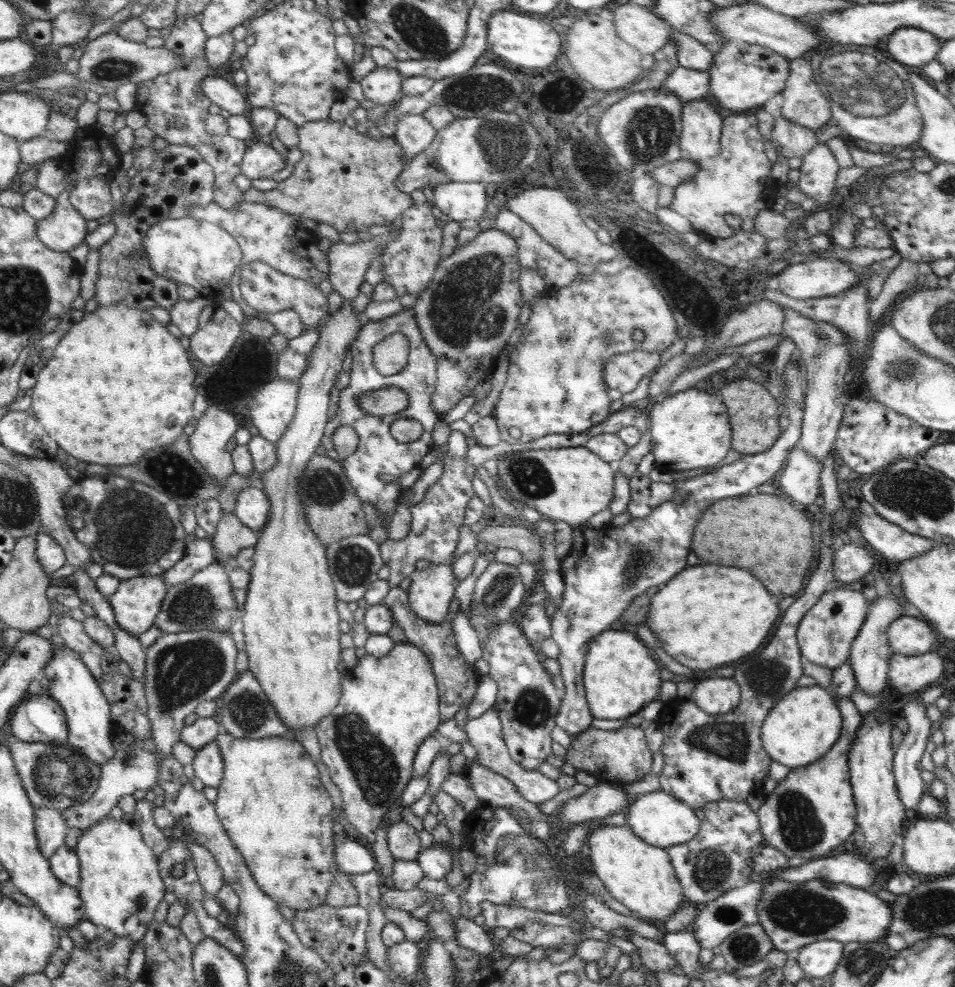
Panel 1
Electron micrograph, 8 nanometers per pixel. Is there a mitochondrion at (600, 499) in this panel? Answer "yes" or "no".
no

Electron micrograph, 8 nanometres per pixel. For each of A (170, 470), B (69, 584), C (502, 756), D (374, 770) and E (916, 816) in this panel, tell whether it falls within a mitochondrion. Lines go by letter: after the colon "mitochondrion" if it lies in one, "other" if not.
A: mitochondrion
B: other
C: other
D: mitochondrion
E: other

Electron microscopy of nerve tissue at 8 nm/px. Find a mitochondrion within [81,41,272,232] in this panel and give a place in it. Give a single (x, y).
(111, 69)

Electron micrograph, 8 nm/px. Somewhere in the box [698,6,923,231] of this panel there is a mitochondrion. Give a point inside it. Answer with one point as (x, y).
(871, 93)

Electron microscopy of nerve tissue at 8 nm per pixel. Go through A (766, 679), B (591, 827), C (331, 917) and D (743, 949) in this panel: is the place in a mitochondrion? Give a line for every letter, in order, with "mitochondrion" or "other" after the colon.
A: mitochondrion
B: other
C: other
D: mitochondrion

